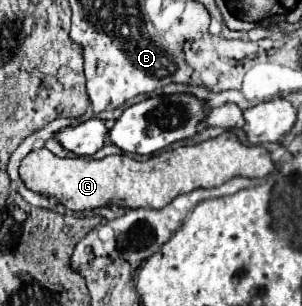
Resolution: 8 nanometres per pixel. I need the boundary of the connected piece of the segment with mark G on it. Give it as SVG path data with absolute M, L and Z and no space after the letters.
M224 131L222 135L196 145L182 145L156 153L146 161L136 161L128 155L108 155L104 159L60 159L42 147L32 151L22 161L20 179L30 191L54 197L62 207L70 211L92 211L108 205L128 209L160 209L182 193L190 193L200 187L218 187L234 177L262 179L272 169L274 163L268 149L262 145L242 145L234 133Z

